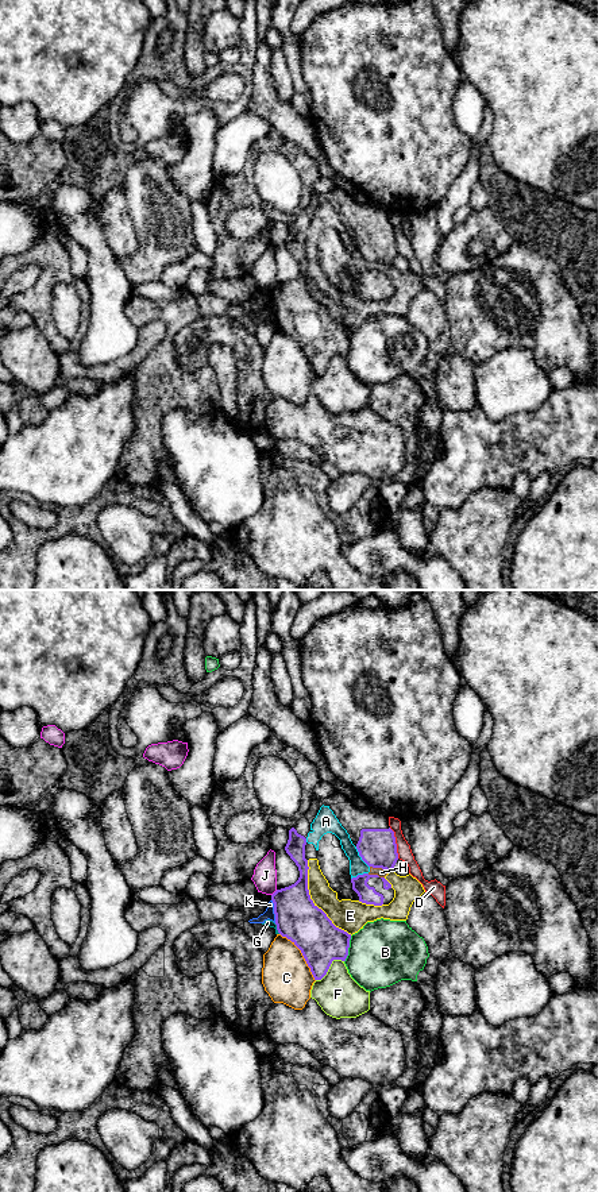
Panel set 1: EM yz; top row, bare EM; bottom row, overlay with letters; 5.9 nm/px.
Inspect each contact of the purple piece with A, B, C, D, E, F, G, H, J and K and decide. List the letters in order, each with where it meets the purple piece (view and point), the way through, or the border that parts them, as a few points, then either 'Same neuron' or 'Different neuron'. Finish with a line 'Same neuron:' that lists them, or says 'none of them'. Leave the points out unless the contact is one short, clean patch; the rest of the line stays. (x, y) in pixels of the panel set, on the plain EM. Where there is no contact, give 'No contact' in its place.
A: Touches purple at yz (361, 251). Different neuron
B: Touches purple at yz (347, 344). Different neuron
C: Touches purple at yz (303, 350). Different neuron
D: Touches purple at yz (394, 238). Different neuron
E: Touches purple at yz (312, 296). Different neuron
F: Touches purple at yz (330, 361). Different neuron
G: Touches purple at yz (277, 324). Boundary: yz (274, 319), (280, 328). Different neuron
H: Touches purple at yz (379, 262). Different neuron
J: Touches purple at yz (274, 288). Different neuron
K: Touches purple at yz (274, 307). Boundary: yz (272, 294), (276, 317). Different neuron
Same neuron: none of them

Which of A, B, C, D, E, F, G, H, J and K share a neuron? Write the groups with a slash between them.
A E G H K / B / C / D / F / J

